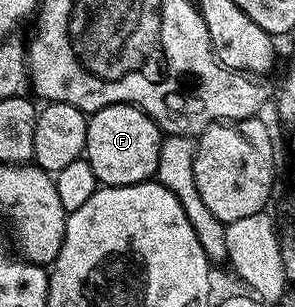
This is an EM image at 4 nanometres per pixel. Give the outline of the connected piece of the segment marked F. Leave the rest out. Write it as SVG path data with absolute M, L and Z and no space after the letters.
M110 104L93 113L86 122L84 158L95 170L111 168L123 172L130 182L146 182L157 173L163 133L154 119L134 104Z

